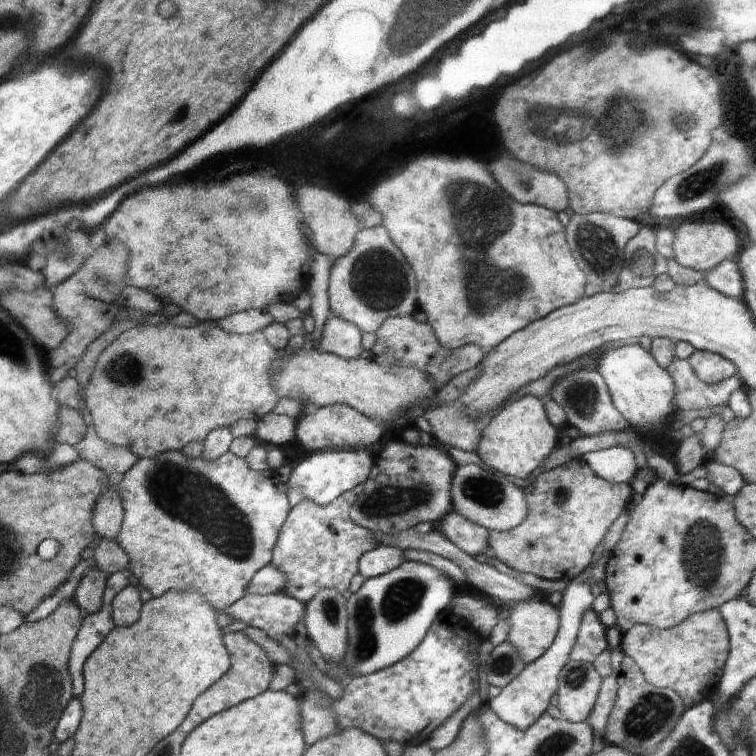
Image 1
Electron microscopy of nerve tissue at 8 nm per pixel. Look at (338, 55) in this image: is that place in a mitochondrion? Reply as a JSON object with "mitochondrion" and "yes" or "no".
{"mitochondrion":"no"}

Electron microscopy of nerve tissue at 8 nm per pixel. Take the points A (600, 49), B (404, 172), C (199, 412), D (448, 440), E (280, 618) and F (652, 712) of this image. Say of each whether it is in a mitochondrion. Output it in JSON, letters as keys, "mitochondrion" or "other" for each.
{"A":"other","B":"other","C":"other","D":"other","E":"other","F":"mitochondrion"}

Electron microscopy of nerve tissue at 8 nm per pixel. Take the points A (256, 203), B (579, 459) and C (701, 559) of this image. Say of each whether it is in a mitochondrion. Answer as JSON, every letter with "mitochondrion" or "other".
{"A":"mitochondrion","B":"other","C":"mitochondrion"}

